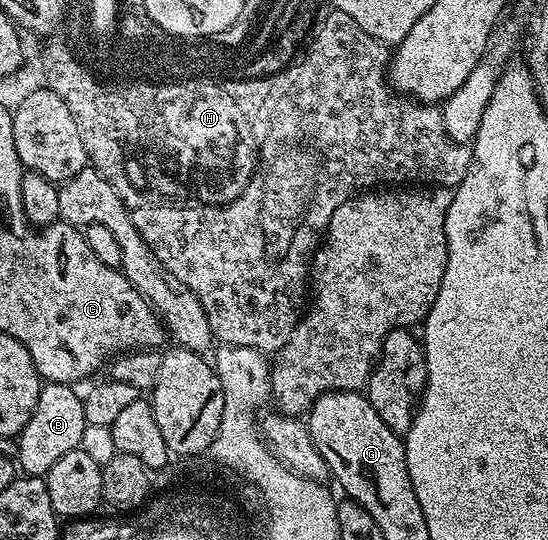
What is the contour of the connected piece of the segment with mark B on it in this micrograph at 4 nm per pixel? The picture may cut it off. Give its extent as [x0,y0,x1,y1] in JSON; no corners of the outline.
[16,381,85,477]

